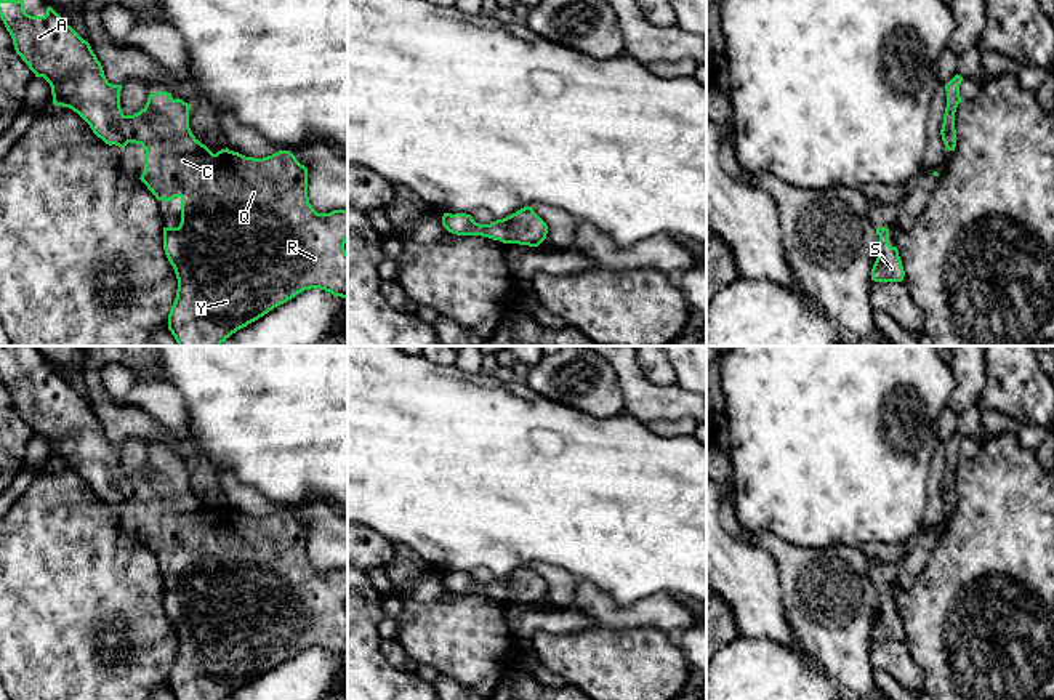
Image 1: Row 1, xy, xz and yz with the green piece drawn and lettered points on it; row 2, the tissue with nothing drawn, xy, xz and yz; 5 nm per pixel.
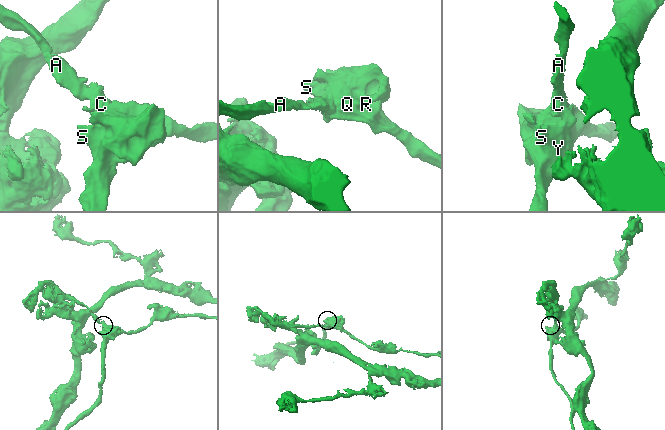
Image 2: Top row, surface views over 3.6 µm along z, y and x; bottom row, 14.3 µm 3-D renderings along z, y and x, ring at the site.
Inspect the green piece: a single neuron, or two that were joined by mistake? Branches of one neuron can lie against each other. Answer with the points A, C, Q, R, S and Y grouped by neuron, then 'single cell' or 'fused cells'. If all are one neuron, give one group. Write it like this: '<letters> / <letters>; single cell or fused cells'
A / C Q R S Y; fused cells

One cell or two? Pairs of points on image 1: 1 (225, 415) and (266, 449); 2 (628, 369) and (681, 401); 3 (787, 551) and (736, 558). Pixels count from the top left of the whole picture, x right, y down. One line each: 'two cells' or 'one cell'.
1: one cell
2: one cell
3: two cells

